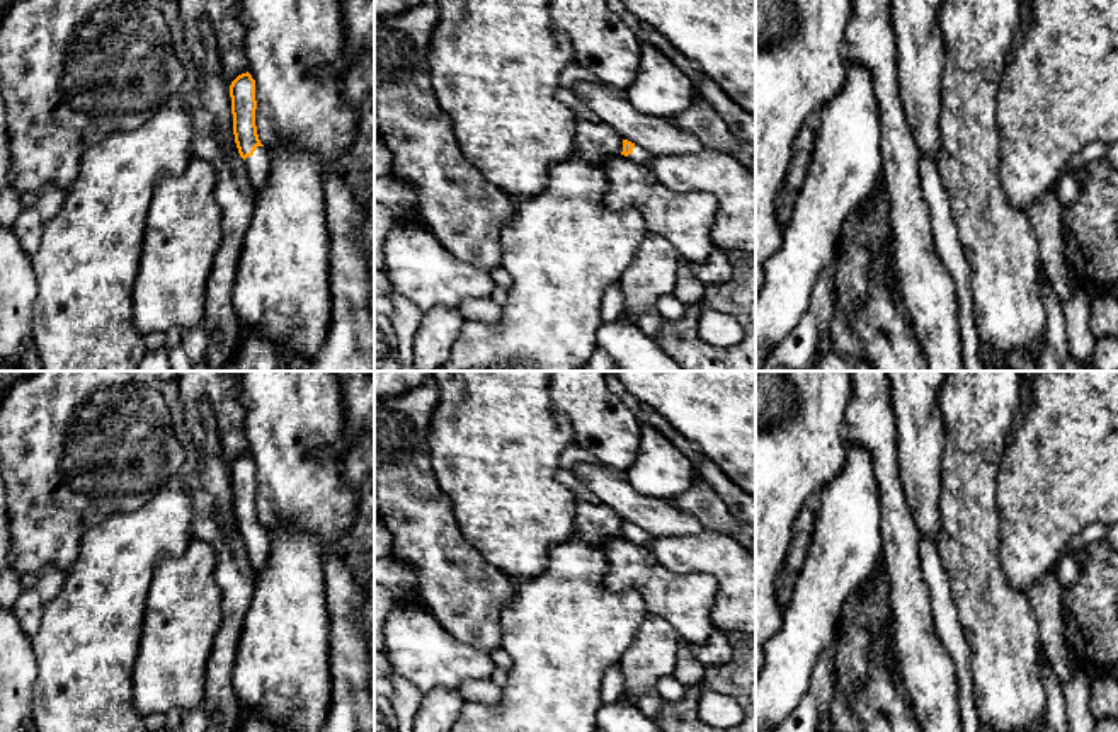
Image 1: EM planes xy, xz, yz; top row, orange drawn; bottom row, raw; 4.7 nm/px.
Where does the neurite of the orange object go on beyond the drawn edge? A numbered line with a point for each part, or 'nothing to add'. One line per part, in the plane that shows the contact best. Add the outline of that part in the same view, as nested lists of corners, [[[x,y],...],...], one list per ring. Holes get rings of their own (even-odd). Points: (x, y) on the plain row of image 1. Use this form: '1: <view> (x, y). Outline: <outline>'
1: xy (257, 547). Outline: [[[257,528],[254,536],[245,540],[245,548],[254,570],[262,570],[271,552],[271,541],[265,528]]]

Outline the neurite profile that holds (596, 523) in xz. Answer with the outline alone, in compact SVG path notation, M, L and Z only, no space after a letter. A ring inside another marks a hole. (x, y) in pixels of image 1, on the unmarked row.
M577 499L575 533L592 545L602 545L623 533L623 519L602 504Z

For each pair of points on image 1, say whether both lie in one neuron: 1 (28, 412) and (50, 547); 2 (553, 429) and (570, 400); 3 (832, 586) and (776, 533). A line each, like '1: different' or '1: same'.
1: same
2: different
3: different

